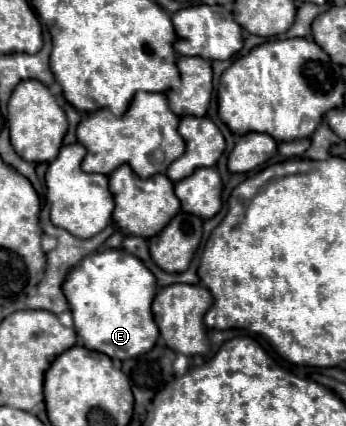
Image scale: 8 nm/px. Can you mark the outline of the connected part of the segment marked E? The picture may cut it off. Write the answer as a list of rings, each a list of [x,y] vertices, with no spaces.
[[[110,248],[110,250],[94,252],[82,258],[82,264],[78,264],[78,268],[74,268],[70,276],[66,276],[66,284],[62,284],[62,292],[66,292],[68,304],[72,302],[70,312],[74,316],[77,345],[108,354],[114,360],[128,360],[128,358],[146,354],[154,348],[158,340],[158,326],[152,318],[150,304],[156,294],[156,278],[142,264],[140,258],[132,256],[124,248]]]

